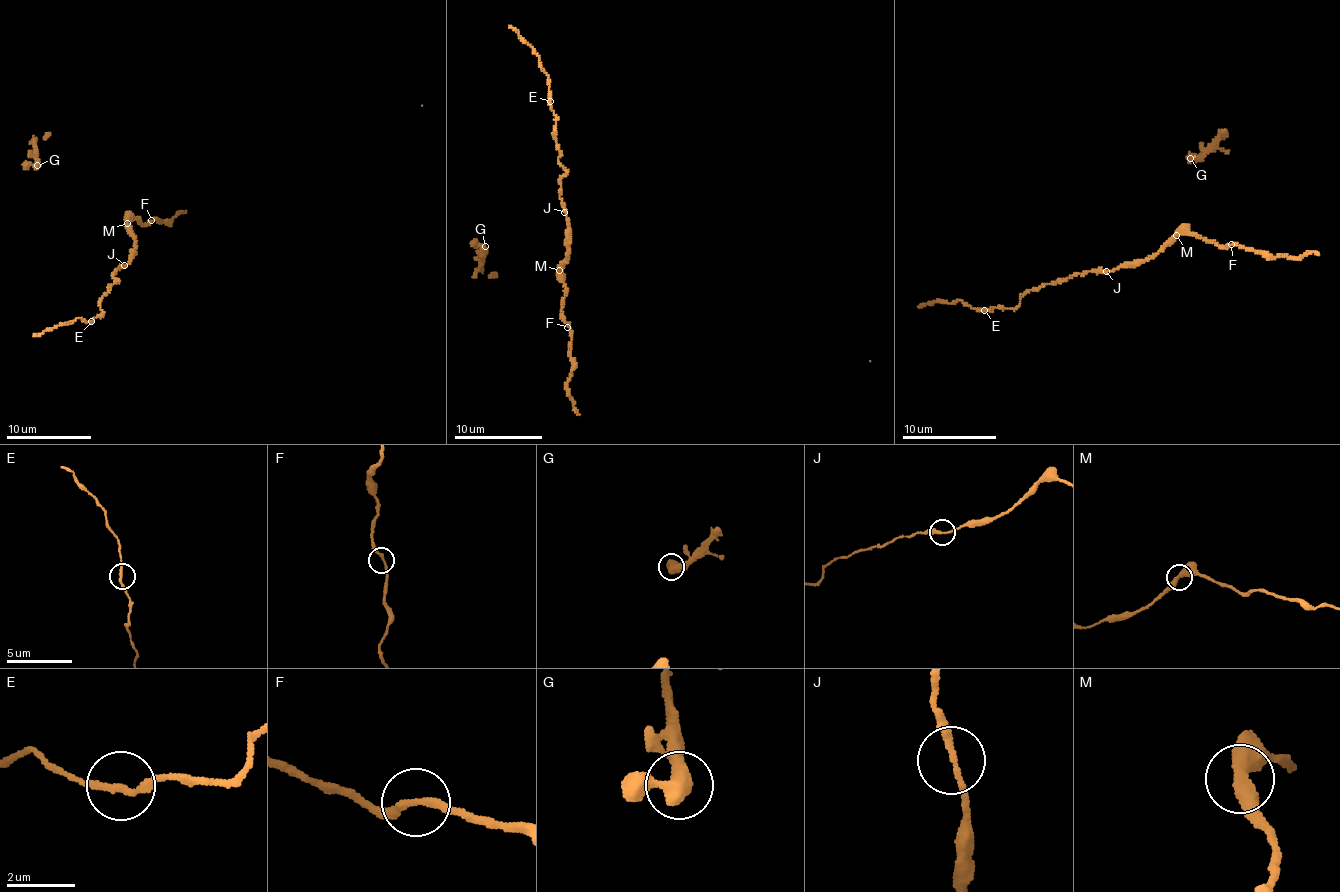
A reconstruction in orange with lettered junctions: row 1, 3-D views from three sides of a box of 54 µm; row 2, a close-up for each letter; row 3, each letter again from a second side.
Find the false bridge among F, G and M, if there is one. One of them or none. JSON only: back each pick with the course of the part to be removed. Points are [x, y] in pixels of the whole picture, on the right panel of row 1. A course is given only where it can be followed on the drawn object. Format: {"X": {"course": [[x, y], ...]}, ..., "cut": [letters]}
{"cut": []}

